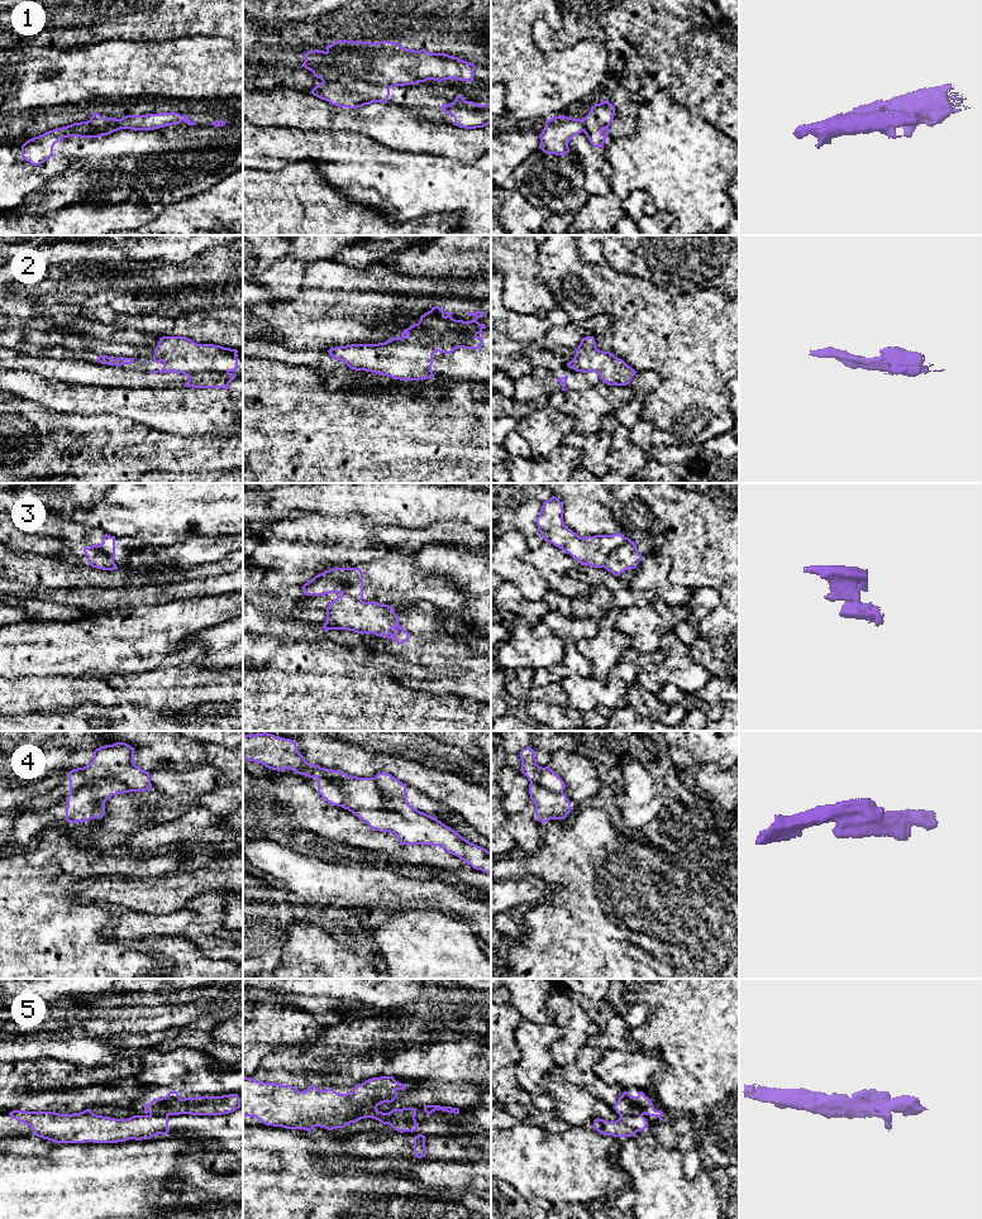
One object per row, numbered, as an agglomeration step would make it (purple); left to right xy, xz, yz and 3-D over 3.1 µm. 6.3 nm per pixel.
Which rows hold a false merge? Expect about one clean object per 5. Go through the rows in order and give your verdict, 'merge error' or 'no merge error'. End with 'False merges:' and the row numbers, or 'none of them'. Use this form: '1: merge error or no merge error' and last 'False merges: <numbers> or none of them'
1: merge error
2: merge error
3: merge error
4: merge error
5: merge error
False merges: 1, 2, 3, 4, 5

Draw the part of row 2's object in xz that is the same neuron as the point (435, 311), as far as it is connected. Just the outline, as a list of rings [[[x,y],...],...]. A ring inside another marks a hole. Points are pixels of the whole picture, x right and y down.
[[[434,306],[432,307],[430,311],[425,312],[424,315],[420,316],[420,321],[423,321],[426,316],[442,316],[442,317],[448,317],[448,319],[452,319],[454,321],[457,321],[459,325],[463,325],[463,324],[468,324],[469,326],[472,328],[476,328],[478,326],[480,329],[486,329],[486,325],[485,324],[480,324],[477,321],[478,317],[482,317],[485,316],[481,311],[476,311],[476,312],[464,312],[464,314],[468,314],[468,315],[472,315],[475,316],[476,319],[475,320],[471,320],[471,321],[463,321],[463,320],[456,320],[453,319],[451,315],[454,314],[454,312],[444,312],[439,306]]]

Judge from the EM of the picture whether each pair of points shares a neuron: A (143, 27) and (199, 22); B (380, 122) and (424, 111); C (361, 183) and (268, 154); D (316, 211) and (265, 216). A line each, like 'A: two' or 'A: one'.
A: one
B: two
C: one
D: one

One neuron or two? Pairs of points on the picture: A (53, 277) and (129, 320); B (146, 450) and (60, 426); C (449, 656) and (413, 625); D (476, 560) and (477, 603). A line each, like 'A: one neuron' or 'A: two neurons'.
A: two neurons
B: one neuron
C: one neuron
D: one neuron

